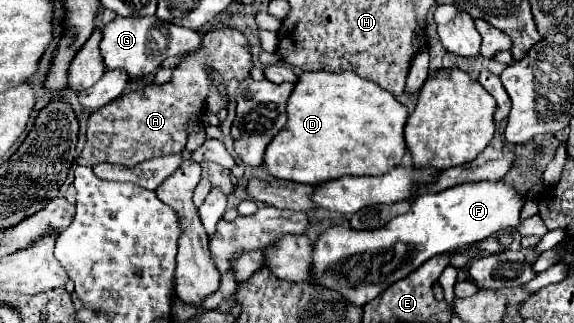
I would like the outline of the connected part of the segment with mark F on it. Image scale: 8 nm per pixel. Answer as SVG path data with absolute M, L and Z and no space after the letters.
M504 180L466 182L454 188L436 192L436 194L420 194L416 200L412 200L412 206L406 214L392 218L386 226L378 230L352 230L352 228L342 228L342 226L328 228L314 244L314 278L320 286L338 290L352 304L364 306L374 296L384 292L390 284L408 276L432 256L442 254L462 244L480 242L484 238L494 236L502 228L516 228L520 224L522 206L524 206L524 196L520 196L518 190Z

